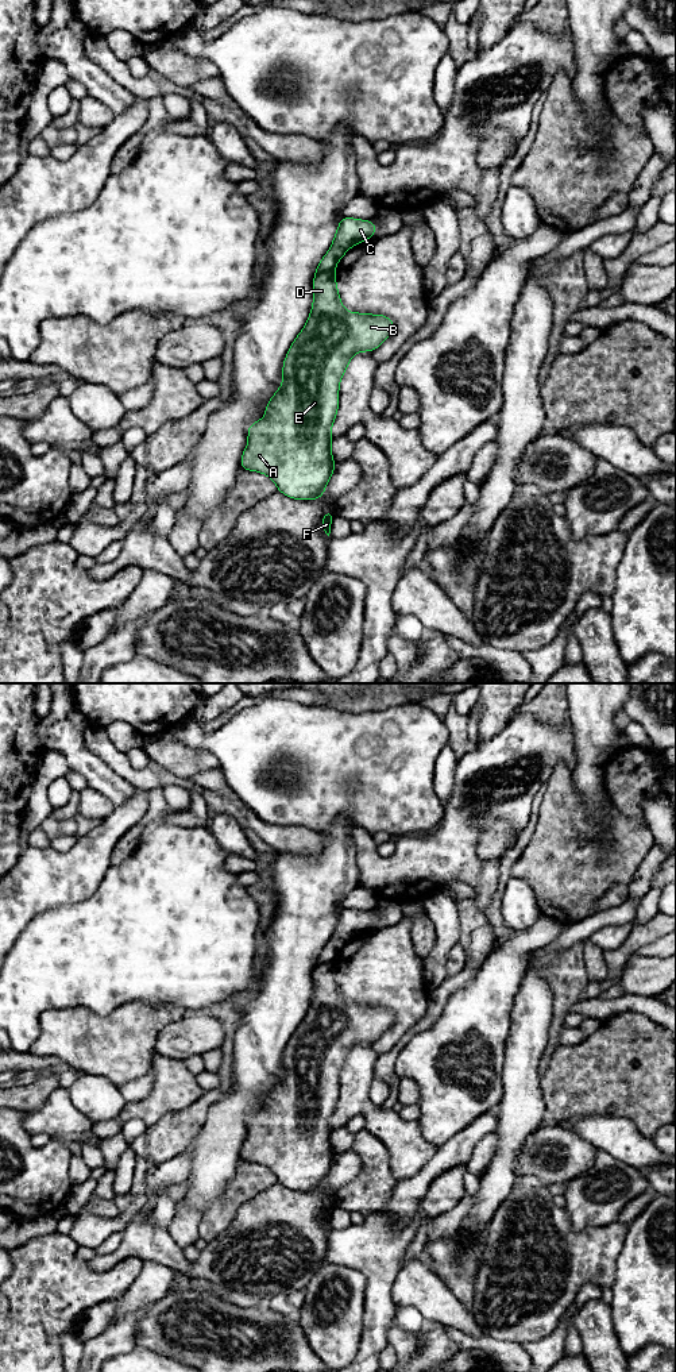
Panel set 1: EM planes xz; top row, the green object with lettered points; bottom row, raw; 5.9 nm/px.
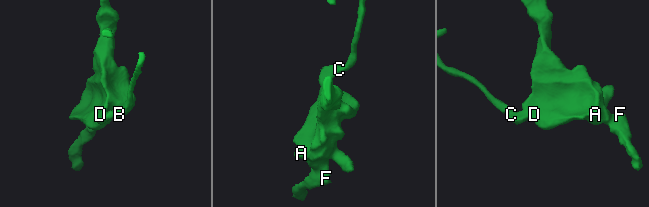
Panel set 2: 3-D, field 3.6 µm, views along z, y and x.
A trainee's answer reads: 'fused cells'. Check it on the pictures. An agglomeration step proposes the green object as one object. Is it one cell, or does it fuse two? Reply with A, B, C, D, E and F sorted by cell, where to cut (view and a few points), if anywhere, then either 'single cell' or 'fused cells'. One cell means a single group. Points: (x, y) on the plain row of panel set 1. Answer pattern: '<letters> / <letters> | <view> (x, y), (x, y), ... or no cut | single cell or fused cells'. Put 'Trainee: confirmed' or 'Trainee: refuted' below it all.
A B D E F / C | xz (333, 959), (316, 967) | fused cells
Trainee: confirmed

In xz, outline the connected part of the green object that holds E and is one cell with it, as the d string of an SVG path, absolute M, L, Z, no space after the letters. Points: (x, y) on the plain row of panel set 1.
M335 960L313 970L313 998L304 1021L283 1053L283 1074L266 1097L266 1107L247 1121L248 1136L240 1156L269 1167L278 1182L294 1191L314 1191L324 1180L336 1155L331 1145L331 1119L339 1099L340 1071L354 1045L374 1043L394 1022L383 1006L347 1003L337 983Z

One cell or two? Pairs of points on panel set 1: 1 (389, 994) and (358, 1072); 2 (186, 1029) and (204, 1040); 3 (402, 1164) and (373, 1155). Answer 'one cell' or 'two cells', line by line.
1: two cells
2: one cell
3: two cells

